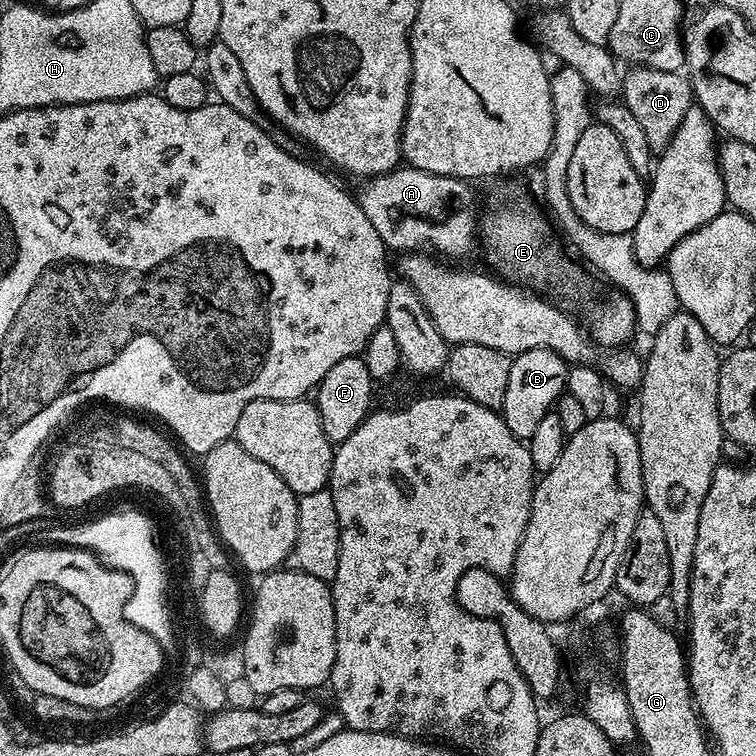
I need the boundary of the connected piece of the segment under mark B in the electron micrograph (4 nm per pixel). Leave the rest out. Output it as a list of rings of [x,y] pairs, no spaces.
[[[526,350],[512,357],[510,379],[506,381],[506,398],[498,411],[506,426],[510,426],[510,434],[514,434],[514,438],[525,442],[534,438],[542,418],[555,409],[557,398],[566,390],[569,367],[564,359],[554,354],[554,350]]]

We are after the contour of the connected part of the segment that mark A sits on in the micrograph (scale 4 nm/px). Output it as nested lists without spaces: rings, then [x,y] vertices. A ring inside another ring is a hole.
[[[397,166],[386,174],[371,177],[365,184],[368,185],[358,199],[385,248],[397,248],[400,254],[436,253],[449,256],[444,257],[449,261],[460,262],[463,256],[471,254],[472,247],[477,247],[476,192],[469,181]]]

